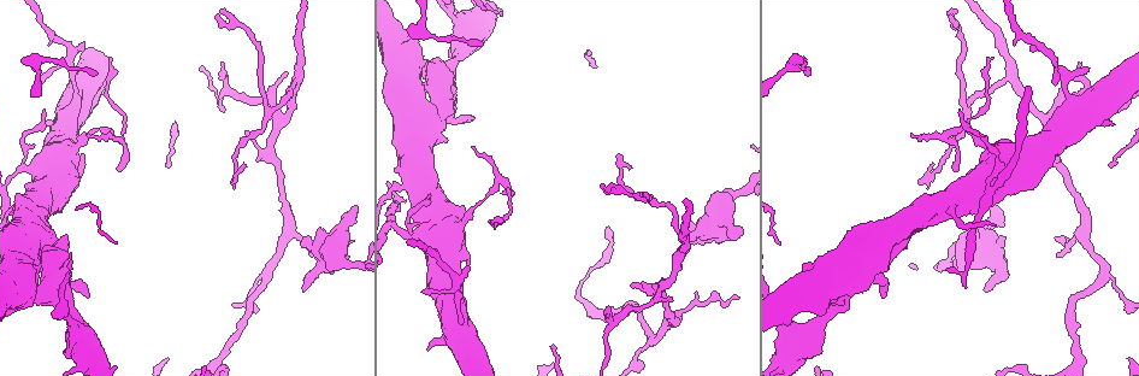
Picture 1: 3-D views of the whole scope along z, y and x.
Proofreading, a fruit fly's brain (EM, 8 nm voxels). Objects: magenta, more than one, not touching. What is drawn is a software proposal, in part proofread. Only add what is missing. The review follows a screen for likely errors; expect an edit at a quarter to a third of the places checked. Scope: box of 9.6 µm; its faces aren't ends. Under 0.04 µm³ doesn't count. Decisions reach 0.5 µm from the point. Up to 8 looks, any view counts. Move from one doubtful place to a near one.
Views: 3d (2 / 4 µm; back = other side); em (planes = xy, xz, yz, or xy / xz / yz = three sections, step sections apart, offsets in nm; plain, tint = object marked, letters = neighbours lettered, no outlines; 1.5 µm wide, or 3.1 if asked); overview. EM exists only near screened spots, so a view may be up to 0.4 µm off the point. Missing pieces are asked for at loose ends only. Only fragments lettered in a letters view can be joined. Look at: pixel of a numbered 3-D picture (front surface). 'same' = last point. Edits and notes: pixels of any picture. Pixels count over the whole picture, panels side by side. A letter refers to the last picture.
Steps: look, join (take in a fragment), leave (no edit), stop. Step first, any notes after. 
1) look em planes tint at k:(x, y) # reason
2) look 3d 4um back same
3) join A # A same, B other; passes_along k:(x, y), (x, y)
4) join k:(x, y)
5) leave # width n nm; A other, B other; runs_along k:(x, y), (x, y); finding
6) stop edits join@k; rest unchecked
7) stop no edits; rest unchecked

look 3d 2um at 1:(950, 14) # an open end

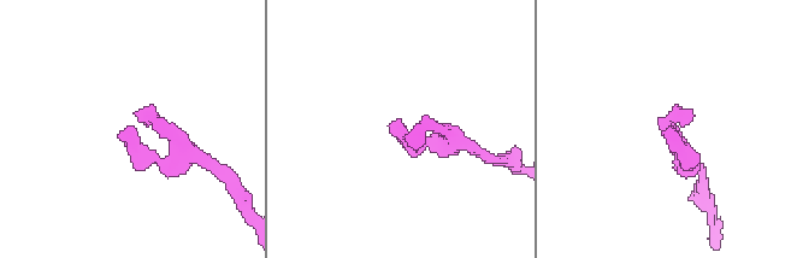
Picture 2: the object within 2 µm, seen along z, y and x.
look em yz step 8 tint at 2:(390, 127) # shape alone is not enough

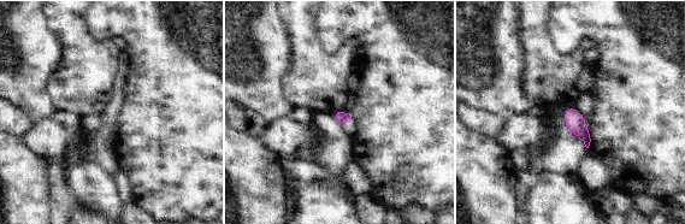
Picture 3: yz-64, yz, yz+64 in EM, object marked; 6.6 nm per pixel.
look em planes letters same

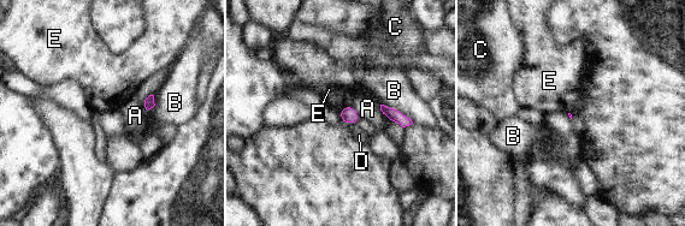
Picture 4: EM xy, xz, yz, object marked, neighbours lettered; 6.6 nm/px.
leave # A other, B other, C other, D other, E other; border 4:(343, 107), (338, 112); none of them fits

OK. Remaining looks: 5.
look em xy step 8 letters at 1:(244, 132) # free end

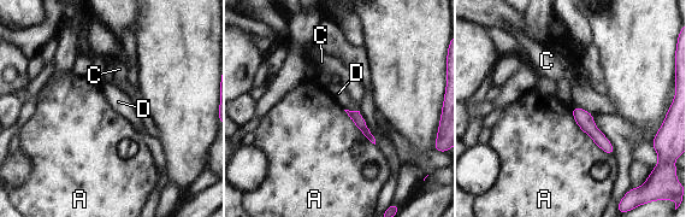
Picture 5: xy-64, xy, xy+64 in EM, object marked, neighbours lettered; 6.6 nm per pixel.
look em planes letters same

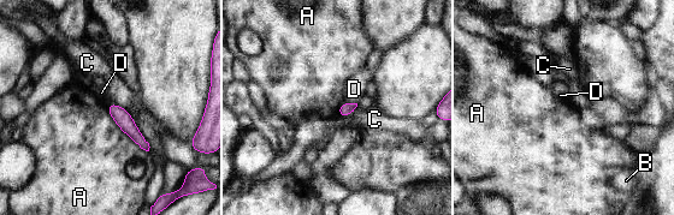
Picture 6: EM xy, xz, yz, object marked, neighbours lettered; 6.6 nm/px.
leave # A other, B other, C other, D other; runs_along 6:(110, 106), (146, 147); no lettered fragment goes on from it

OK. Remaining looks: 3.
look em xz step 8 letters at 1:(1080, 63) # an open end

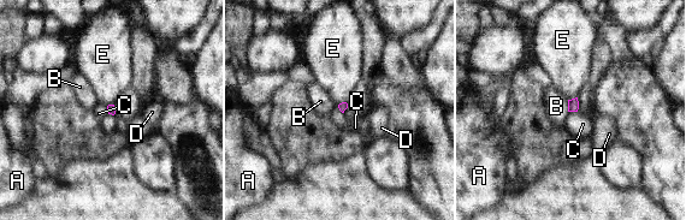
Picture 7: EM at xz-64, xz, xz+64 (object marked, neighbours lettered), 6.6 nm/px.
look em planes letters same # another direction

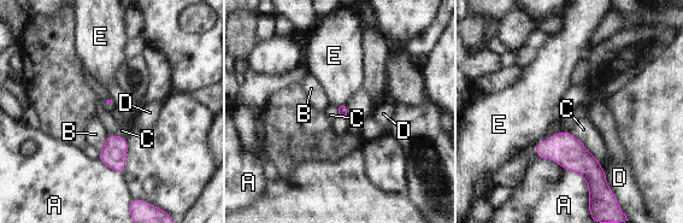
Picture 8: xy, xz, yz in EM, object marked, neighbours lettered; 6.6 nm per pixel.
leave # A other, B other, C other, D other, E other; border 8:(569, 131), (584, 146), (605, 171); no lettered fragment goes on from it

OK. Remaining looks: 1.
stop no edits; rest unchecked

